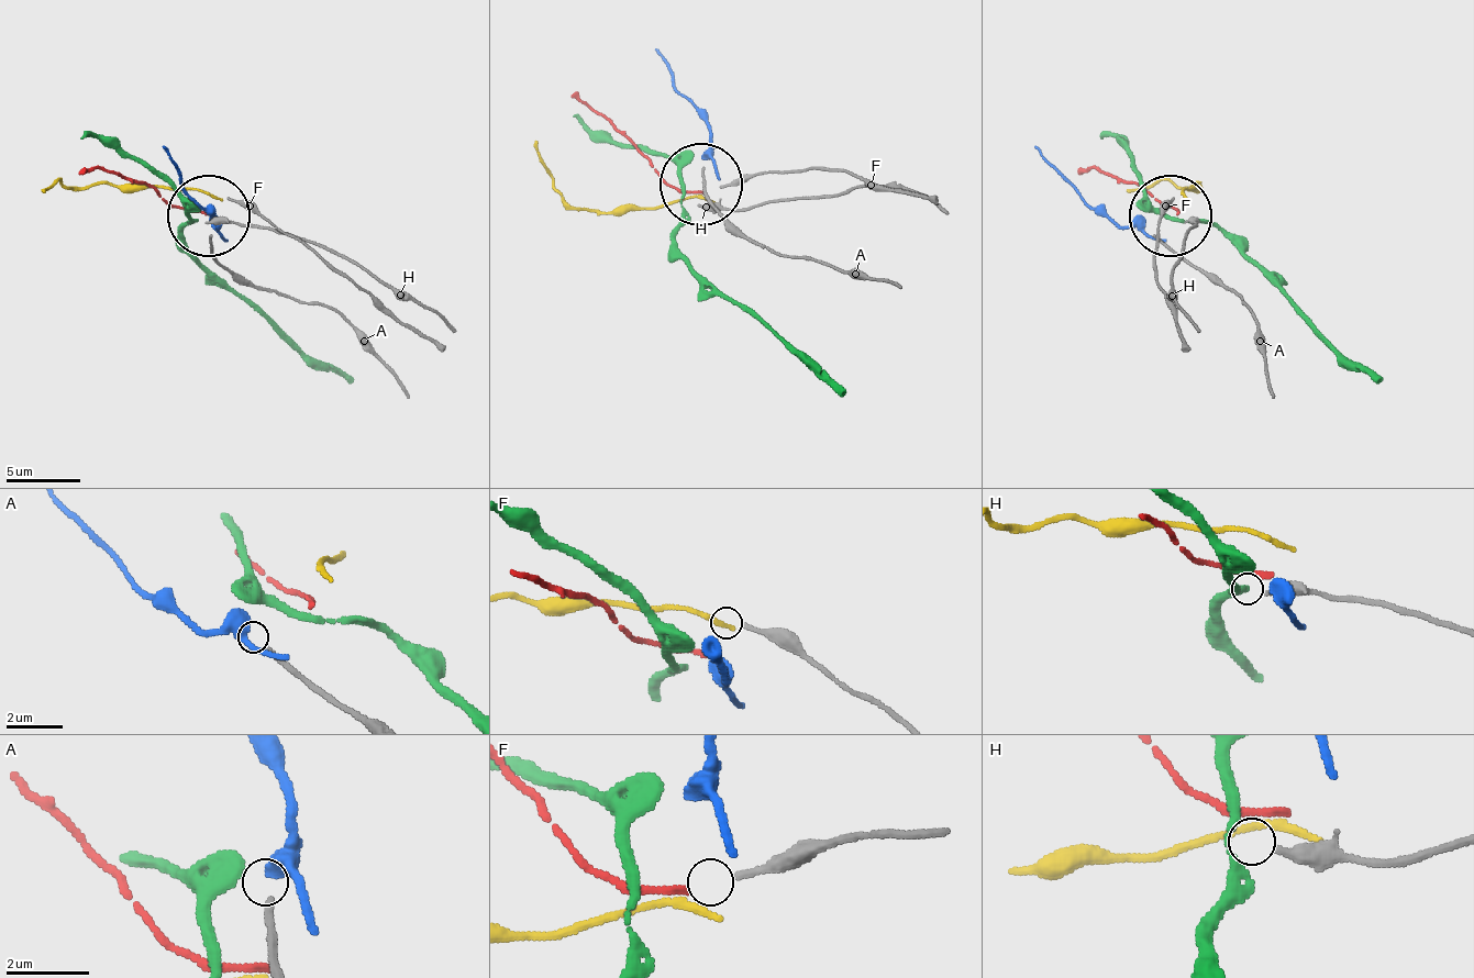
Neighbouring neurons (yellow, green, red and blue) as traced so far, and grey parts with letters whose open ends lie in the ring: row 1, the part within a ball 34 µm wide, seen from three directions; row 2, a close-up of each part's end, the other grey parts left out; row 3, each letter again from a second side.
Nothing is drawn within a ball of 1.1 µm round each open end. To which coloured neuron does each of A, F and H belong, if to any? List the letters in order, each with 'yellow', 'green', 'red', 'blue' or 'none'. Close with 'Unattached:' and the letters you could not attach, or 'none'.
A: none
F: none
H: none
Unattached: A, F, H

